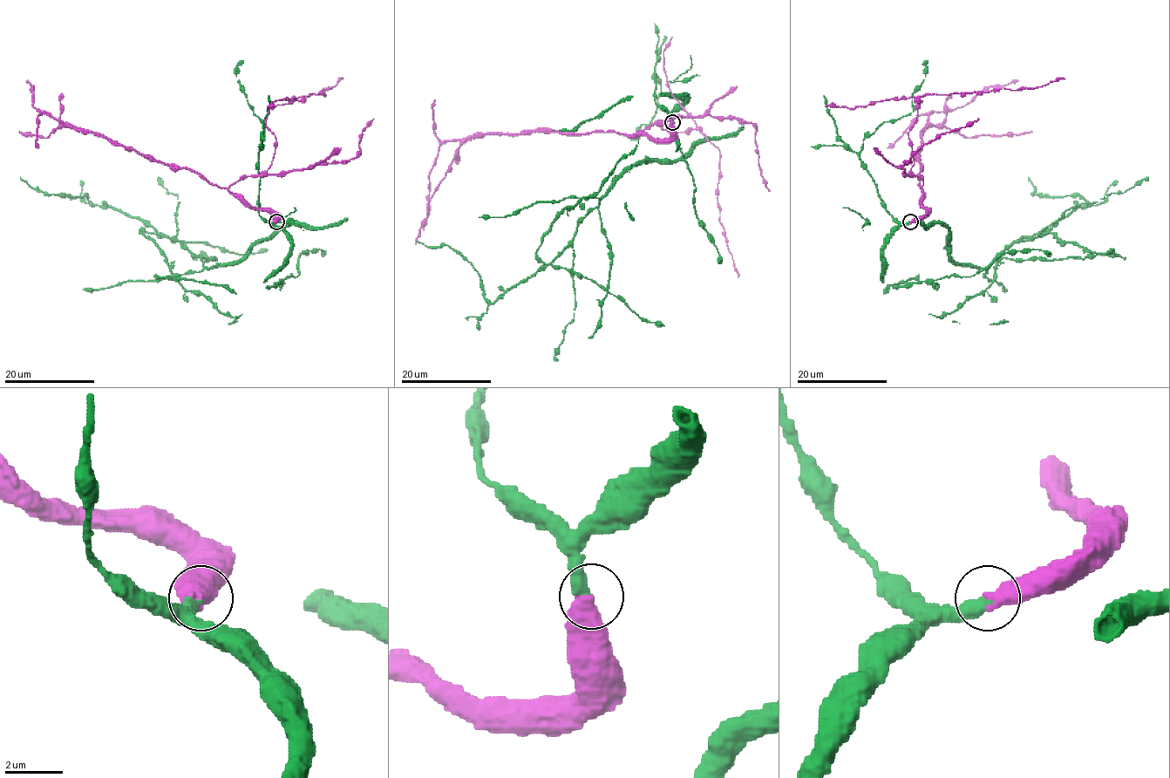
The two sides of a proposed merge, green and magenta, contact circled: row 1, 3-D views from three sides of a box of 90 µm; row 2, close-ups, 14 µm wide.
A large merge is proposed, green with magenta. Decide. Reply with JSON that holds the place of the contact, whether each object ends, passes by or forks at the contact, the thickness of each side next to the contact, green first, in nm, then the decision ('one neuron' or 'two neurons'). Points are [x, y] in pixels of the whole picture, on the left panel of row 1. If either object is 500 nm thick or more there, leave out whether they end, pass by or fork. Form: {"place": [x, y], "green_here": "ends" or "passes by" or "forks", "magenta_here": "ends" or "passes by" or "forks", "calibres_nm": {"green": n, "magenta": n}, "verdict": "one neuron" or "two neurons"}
{"place": [276, 221], "calibres_nm": {"green": 400, "magenta": 500}, "verdict": "one neuron"}

